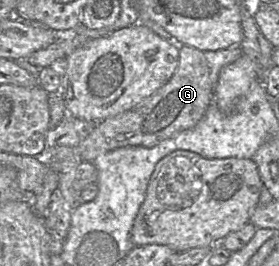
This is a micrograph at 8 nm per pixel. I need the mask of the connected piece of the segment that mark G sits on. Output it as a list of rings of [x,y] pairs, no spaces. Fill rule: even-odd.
[[[182,45],[179,54],[178,67],[164,85],[132,109],[97,123],[87,138],[75,148],[81,161],[93,162],[98,156],[122,147],[154,147],[193,128],[202,119],[213,101],[214,85],[210,79],[210,68],[204,52],[197,48]]]

